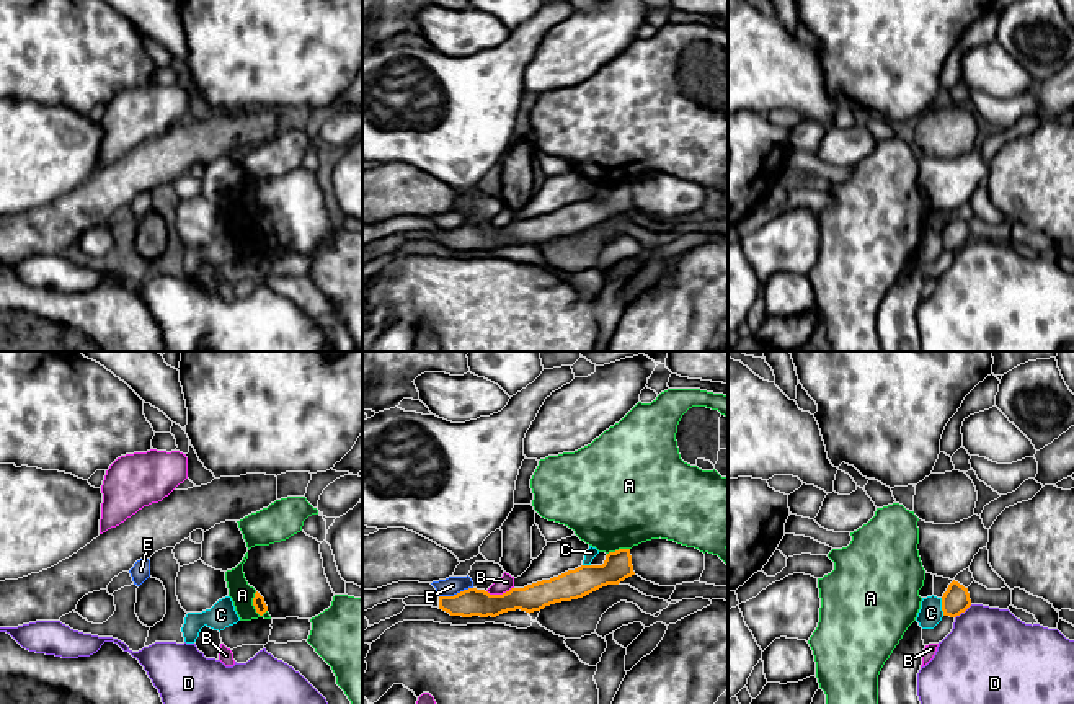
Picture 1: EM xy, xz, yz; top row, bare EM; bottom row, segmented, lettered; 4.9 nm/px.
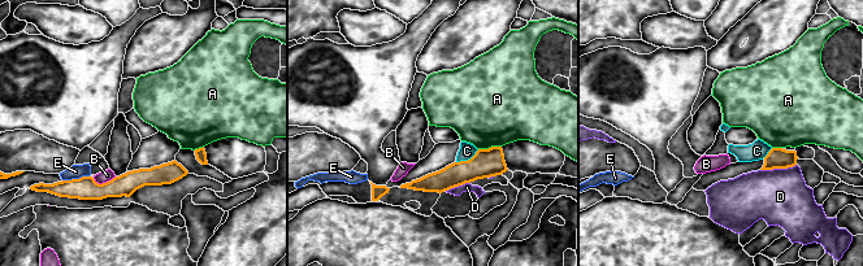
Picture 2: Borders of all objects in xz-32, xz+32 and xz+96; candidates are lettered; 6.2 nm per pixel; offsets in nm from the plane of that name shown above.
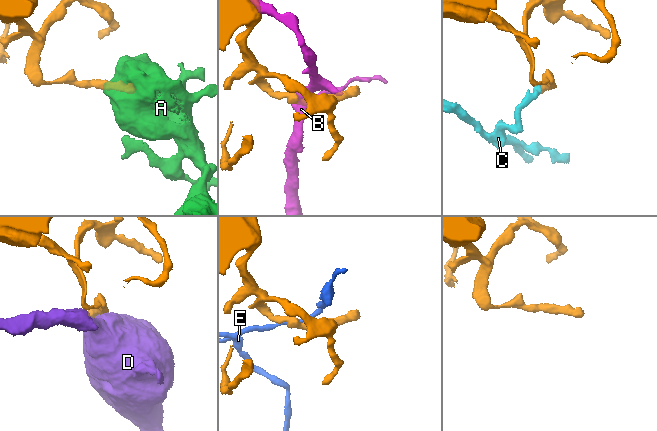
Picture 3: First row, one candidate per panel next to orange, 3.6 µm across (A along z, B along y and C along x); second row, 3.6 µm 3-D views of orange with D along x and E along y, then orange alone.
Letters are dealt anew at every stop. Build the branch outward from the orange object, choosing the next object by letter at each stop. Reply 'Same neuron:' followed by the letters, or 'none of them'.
Same neuron: none of them

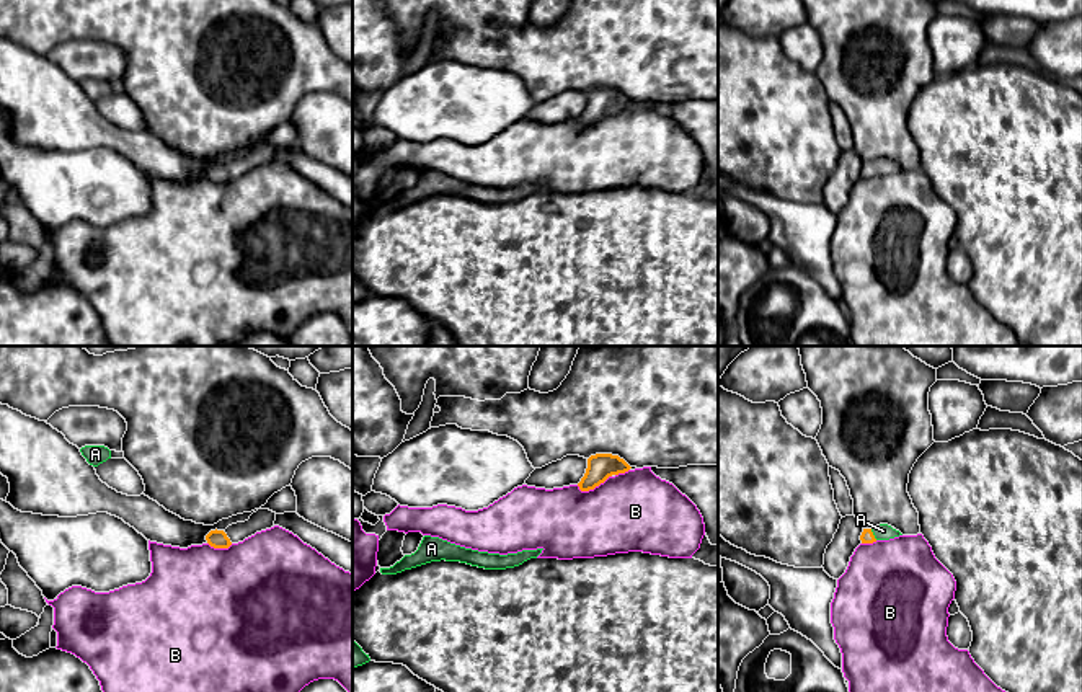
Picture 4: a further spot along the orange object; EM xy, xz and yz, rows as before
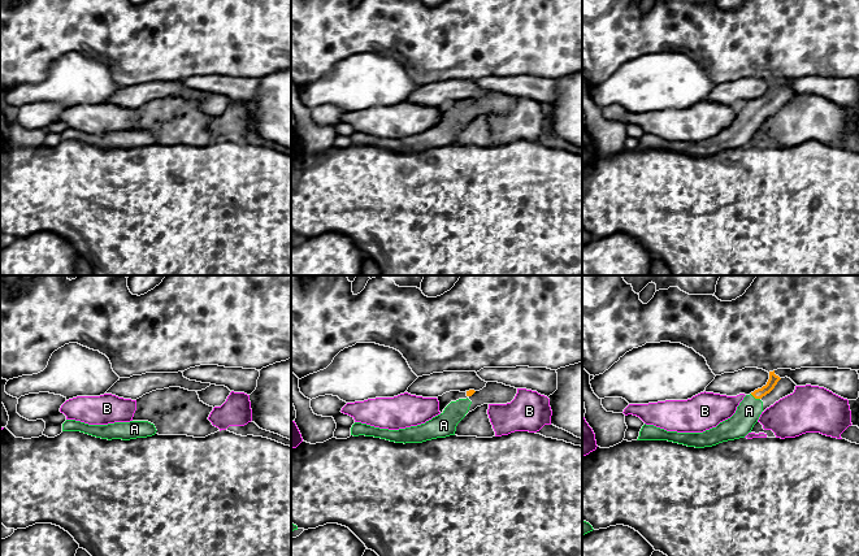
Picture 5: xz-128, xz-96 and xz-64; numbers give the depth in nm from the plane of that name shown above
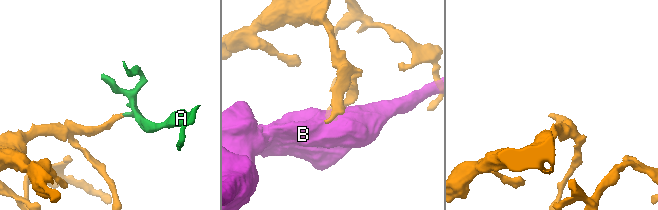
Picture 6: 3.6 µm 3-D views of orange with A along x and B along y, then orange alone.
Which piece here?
Same neuron: A

